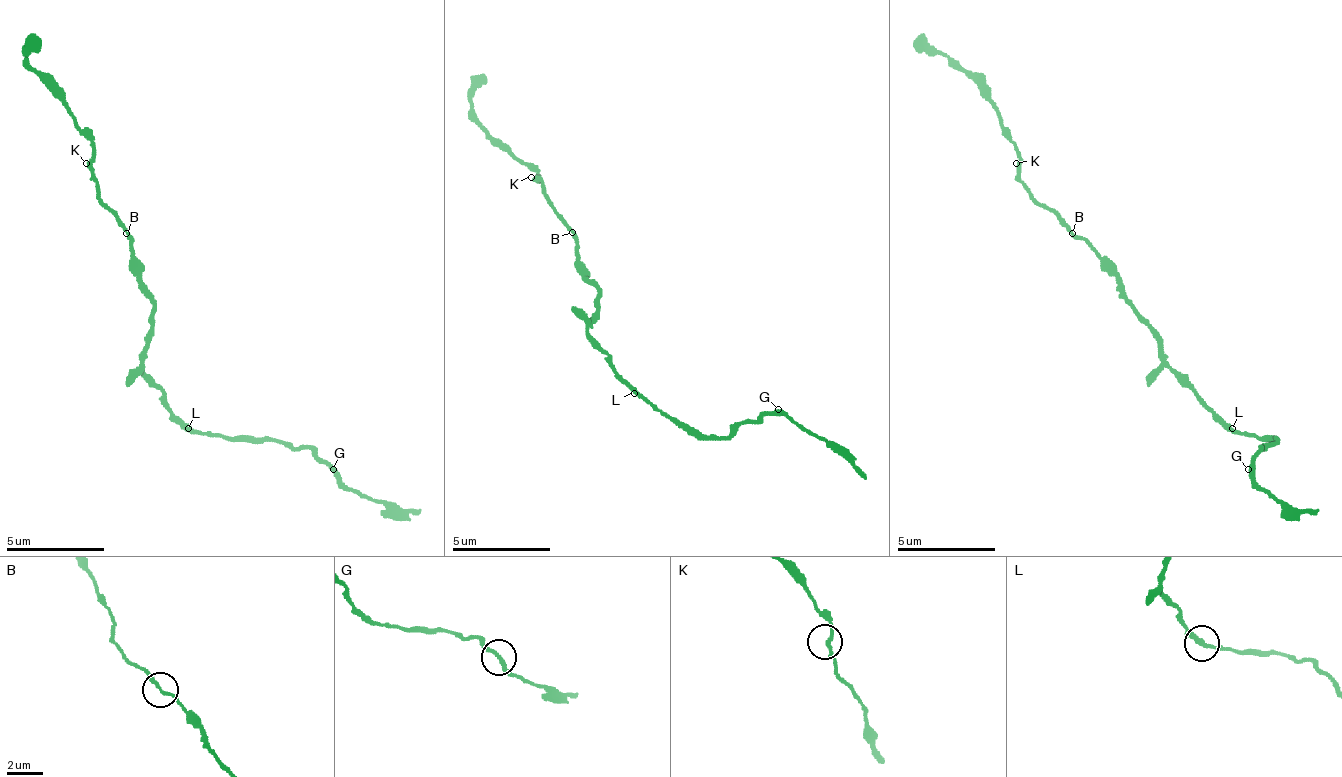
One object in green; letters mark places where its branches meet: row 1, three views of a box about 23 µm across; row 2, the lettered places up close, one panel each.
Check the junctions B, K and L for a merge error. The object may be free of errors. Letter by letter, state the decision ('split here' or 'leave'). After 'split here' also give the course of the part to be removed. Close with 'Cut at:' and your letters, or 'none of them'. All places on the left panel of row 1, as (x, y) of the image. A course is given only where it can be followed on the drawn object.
B: leave
K: leave
L: split here; course (189, 430), (283, 439), (323, 459), (367, 499), (422, 509)
Cut at: L

